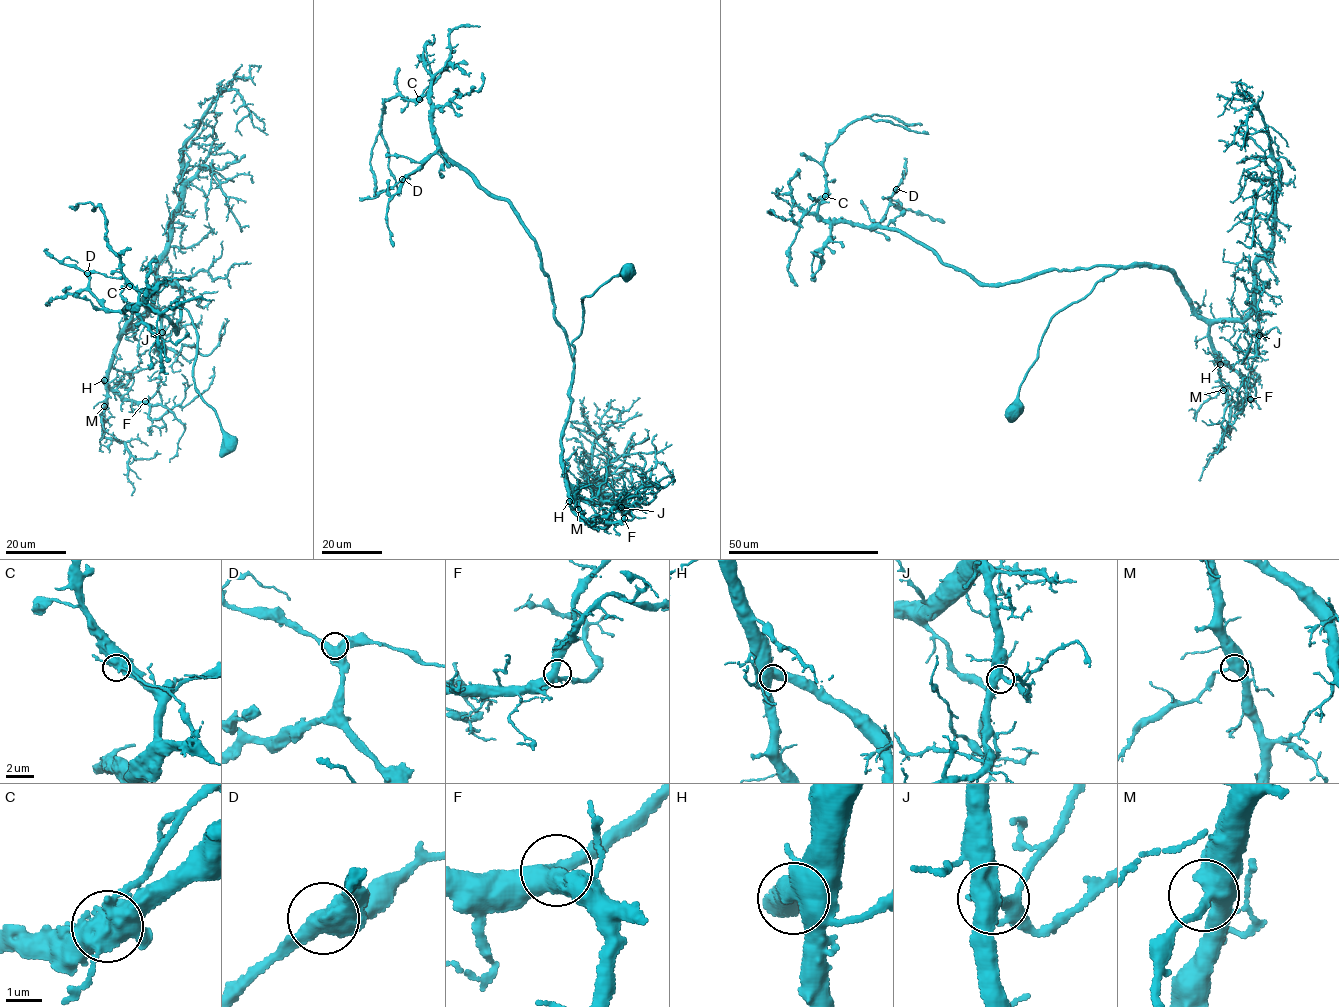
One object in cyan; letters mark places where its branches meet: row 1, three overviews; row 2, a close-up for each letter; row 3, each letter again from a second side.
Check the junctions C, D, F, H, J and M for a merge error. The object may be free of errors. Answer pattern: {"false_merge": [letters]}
{"false_merge": ["C"]}

